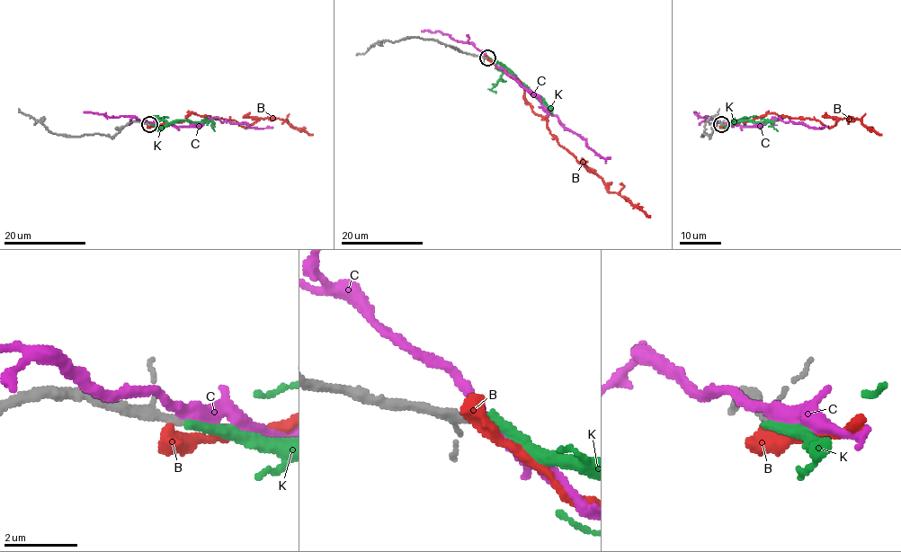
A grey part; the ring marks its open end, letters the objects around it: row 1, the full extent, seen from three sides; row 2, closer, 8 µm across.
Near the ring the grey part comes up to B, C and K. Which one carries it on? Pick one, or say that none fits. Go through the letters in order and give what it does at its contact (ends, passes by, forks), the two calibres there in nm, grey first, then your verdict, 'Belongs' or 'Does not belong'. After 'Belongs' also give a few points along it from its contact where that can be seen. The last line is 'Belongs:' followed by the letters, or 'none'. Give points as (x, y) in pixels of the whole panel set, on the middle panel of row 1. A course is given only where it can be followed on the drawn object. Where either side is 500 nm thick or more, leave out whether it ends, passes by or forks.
B: It ends there. Thickness 190 nm (grey) against 480 nm. Does not belong
C: It passes by. Thickness 180 nm (grey) against 320 nm. Does not belong
K: It ends there. Thickness 160 nm (grey) against 280 nm. Belongs. Its course: (487, 58), (502, 63), (552, 113)
Belongs: K

